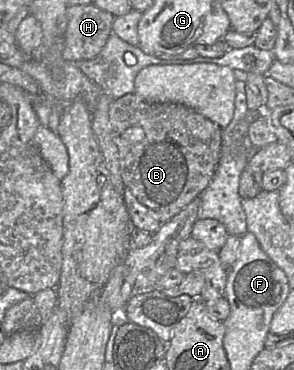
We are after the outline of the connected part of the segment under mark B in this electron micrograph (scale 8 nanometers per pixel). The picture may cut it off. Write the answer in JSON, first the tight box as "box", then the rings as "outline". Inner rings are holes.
{"box":[109,93,222,224],"outline":[[[135,93],[112,99],[109,122],[112,139],[118,148],[120,172],[125,187],[128,187],[138,201],[162,224],[178,214],[208,187],[221,151],[222,128],[215,122],[182,104],[147,101]],[[130,127],[142,128],[144,138],[139,142],[125,139],[124,132]]]}

